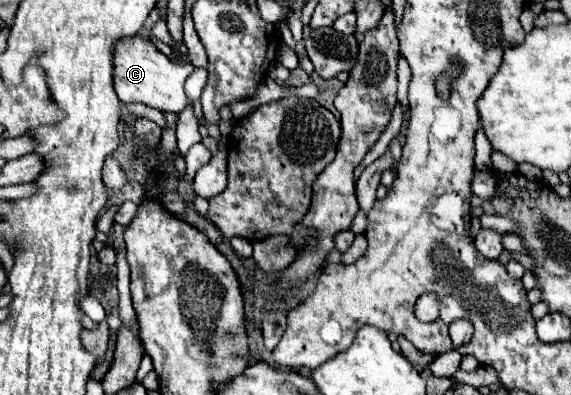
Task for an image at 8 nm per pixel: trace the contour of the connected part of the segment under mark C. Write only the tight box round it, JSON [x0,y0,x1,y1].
[114,36,190,112]

